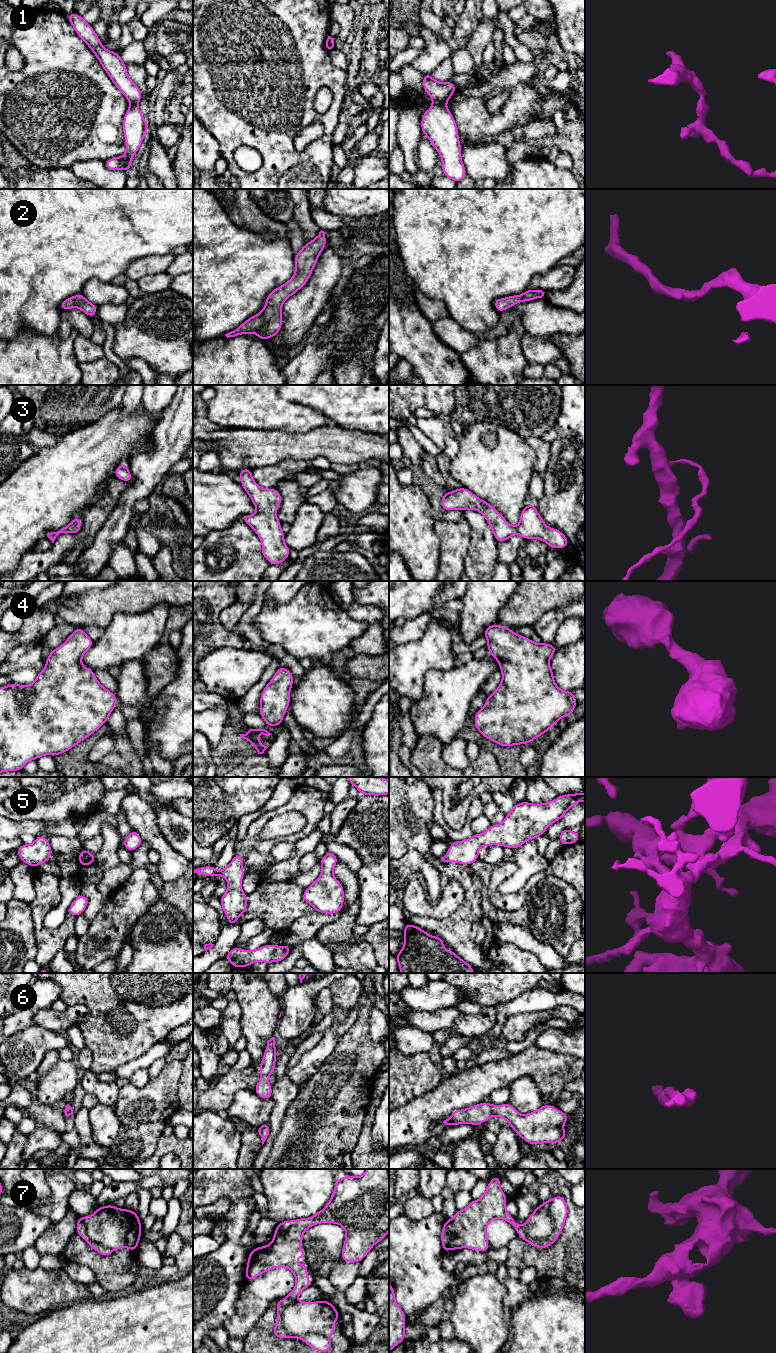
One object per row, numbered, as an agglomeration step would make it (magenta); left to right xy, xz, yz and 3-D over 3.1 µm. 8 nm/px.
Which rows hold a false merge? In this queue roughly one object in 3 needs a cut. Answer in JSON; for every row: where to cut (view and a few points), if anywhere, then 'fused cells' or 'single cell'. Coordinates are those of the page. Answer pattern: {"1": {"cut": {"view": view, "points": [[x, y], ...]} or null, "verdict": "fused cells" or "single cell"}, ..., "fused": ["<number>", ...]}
{"1": {"cut": {"view": "yz", "points": [[433, 102], [445, 104]]}, "verdict": "fused cells"}, "2": {"cut": null, "verdict": "single cell"}, "3": {"cut": null, "verdict": "single cell"}, "4": {"cut": null, "verdict": "single cell"}, "5": {"cut": null, "verdict": "single cell"}, "6": {"cut": null, "verdict": "single cell"}, "7": {"cut": {"view": "yz", "points": [[552, 1198], [549, 1212], [553, 1231], [544, 1241], [535, 1241]]}, "verdict": "fused cells"}, "fused": ["1", "7"]}

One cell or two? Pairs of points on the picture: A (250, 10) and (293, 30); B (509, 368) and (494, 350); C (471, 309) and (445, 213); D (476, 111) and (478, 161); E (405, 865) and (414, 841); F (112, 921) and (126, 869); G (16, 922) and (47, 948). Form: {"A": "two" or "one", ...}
{"A": "one", "B": "one", "C": "one", "D": "two", "E": "two", "F": "two", "G": "two"}

